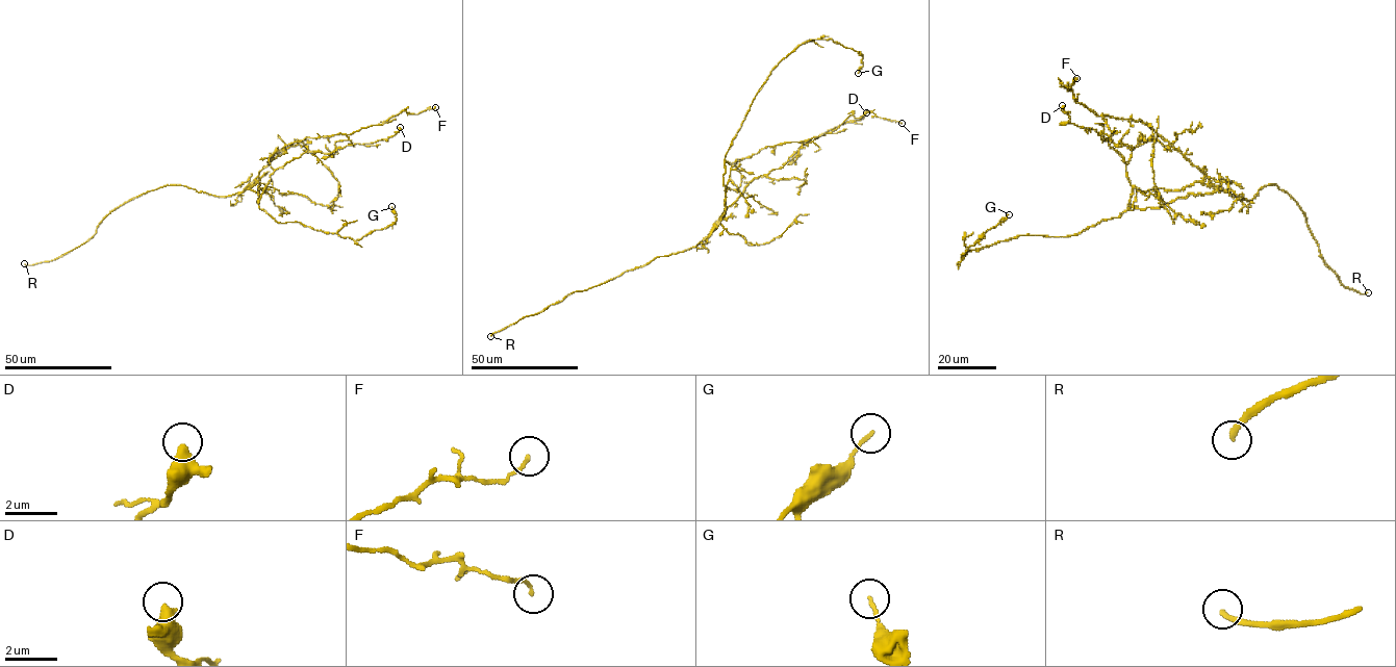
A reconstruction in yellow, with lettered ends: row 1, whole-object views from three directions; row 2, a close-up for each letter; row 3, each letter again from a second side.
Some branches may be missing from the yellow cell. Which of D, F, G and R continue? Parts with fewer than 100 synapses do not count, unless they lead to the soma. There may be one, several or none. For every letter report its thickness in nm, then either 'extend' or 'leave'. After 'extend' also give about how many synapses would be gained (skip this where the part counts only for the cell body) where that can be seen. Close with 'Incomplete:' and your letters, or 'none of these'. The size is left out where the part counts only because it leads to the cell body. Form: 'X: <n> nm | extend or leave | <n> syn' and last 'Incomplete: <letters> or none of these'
D: 480 nm | leave
F: 130 nm | leave
G: 120 nm | leave
R: 200 nm | extend
Incomplete: R

